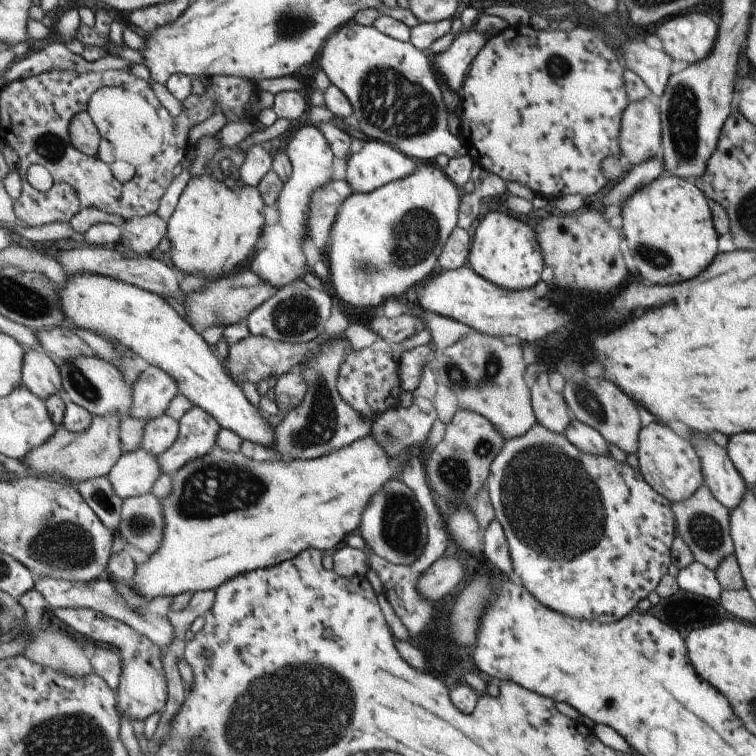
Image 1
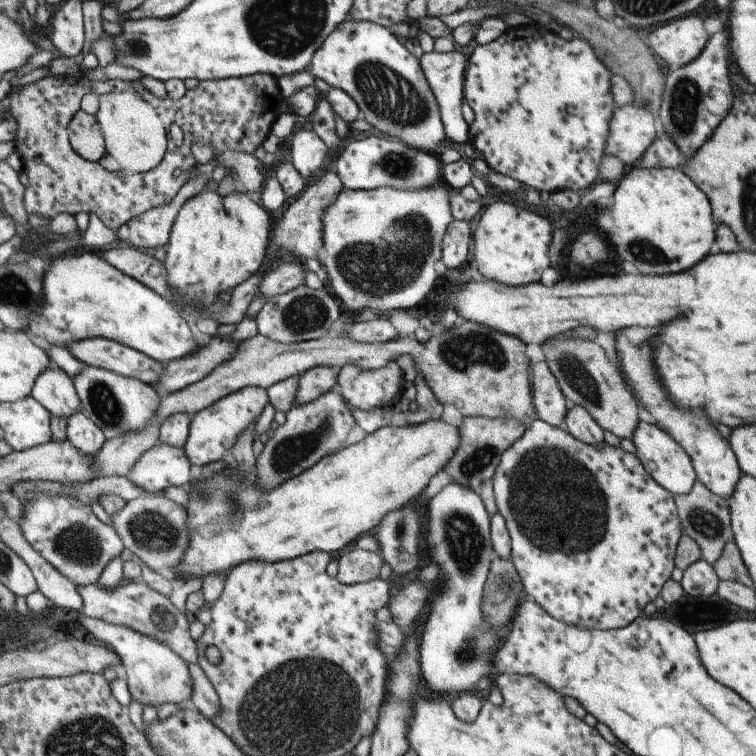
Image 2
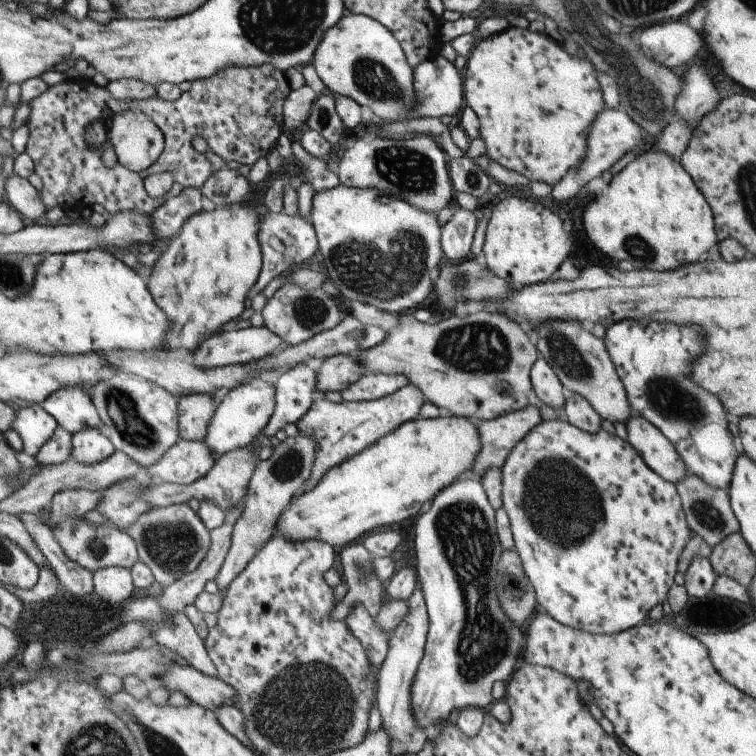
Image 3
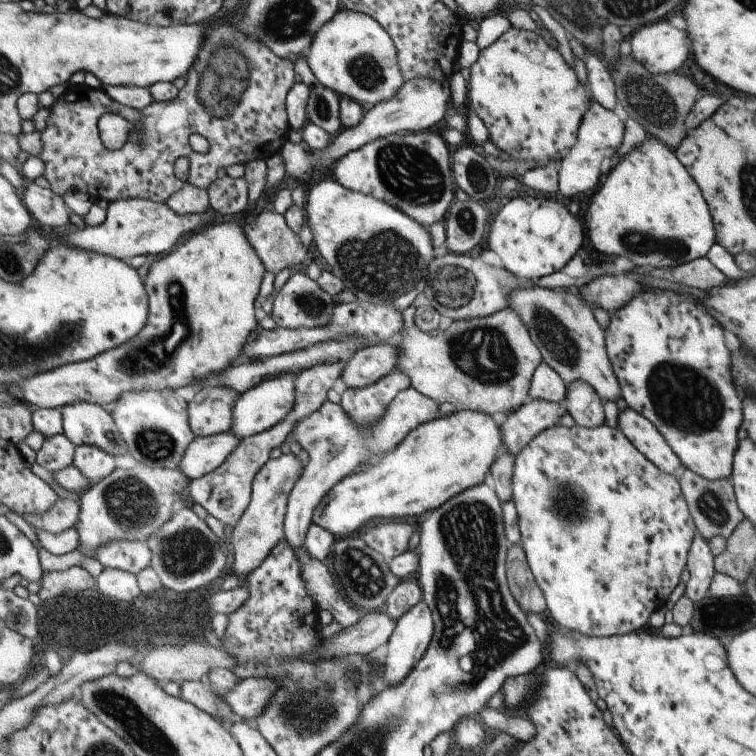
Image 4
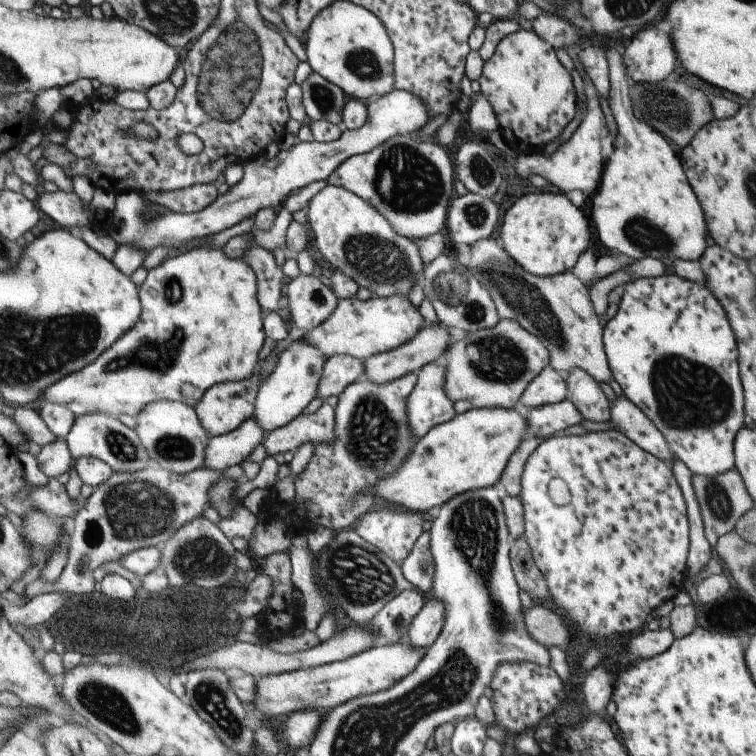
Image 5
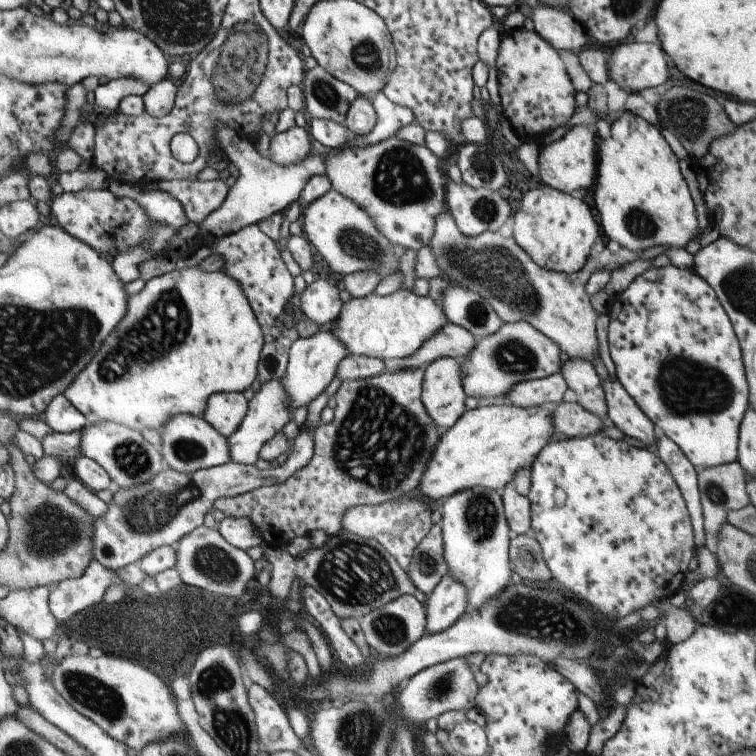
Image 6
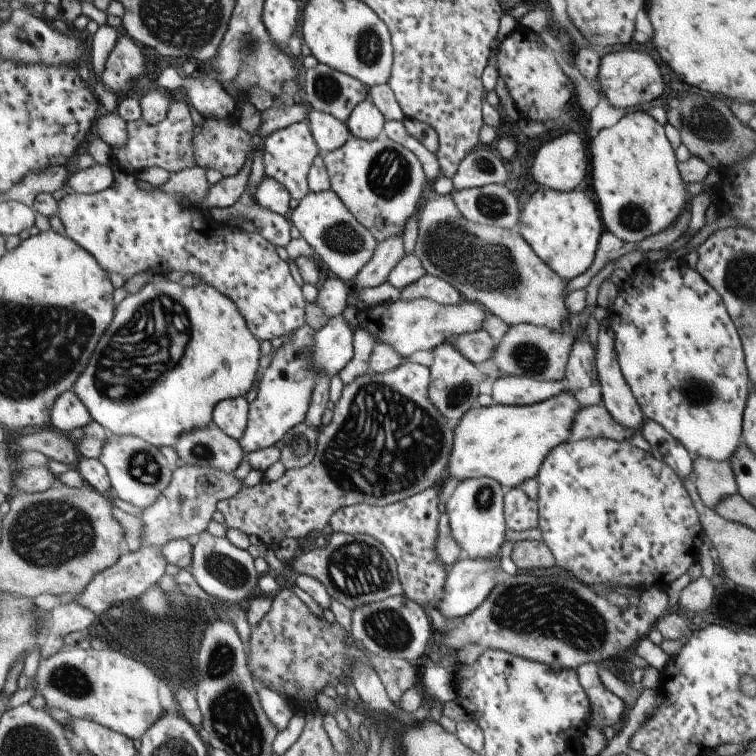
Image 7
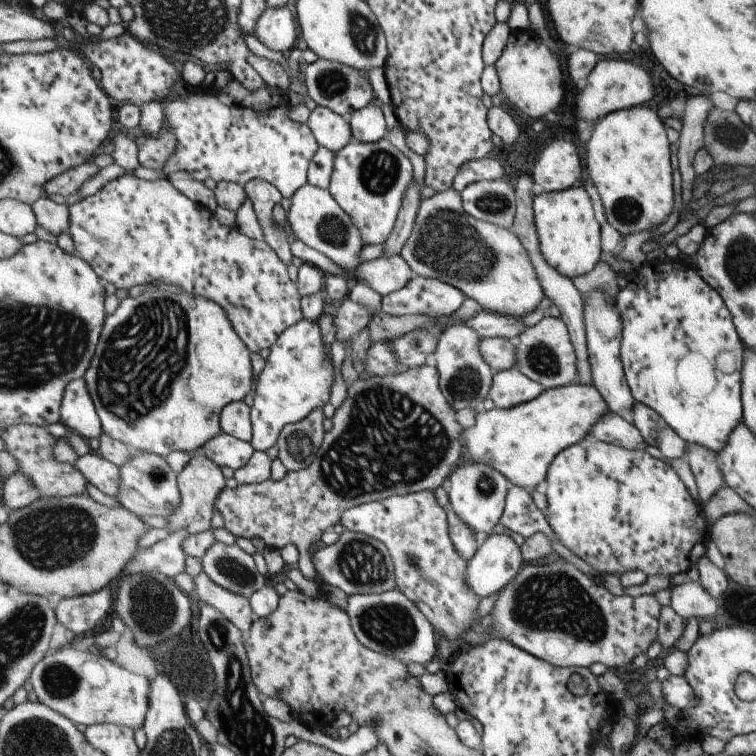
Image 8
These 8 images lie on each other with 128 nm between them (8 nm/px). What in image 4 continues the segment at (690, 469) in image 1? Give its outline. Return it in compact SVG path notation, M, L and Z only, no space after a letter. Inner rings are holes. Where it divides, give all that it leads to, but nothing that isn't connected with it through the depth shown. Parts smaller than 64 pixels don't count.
M626 407L619 412L618 428L639 454L643 454L665 474L676 475L682 469L682 463L674 454L673 448L662 438L661 432L654 427L654 424L642 415Z

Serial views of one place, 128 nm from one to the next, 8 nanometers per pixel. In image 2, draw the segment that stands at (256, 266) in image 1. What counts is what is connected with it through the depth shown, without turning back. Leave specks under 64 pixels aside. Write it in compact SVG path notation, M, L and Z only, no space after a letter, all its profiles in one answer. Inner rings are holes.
M300 129L292 134L290 155L295 168L305 180L320 175L323 164L327 163L330 147L314 130Z

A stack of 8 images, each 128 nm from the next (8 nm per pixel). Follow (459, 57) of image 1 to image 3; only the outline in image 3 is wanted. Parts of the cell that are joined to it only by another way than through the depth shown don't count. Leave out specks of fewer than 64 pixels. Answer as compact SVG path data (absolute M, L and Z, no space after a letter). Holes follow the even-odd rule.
M443 56L424 61L415 70L414 87L420 105L415 105L414 109L408 112L409 119L435 116L441 120L446 116L455 116L457 112L461 113L459 110L466 101L463 71L457 70L455 64Z

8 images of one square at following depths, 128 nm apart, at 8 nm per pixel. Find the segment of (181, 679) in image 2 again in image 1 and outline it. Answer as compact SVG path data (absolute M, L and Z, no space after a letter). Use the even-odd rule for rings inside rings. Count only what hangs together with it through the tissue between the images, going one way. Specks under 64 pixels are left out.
M63 607L52 611L77 632L97 642L111 644L120 652L123 672L117 690L118 710L131 719L132 723L135 719L147 720L152 714L164 710L169 696L164 657L161 658L161 649L151 639L138 633L132 626L95 609Z

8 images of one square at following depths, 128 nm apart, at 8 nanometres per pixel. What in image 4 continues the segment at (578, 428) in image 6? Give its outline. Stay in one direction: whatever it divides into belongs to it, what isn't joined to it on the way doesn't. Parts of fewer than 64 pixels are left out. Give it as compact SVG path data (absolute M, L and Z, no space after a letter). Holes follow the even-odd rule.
M535 399L521 406L501 424L504 452L509 450L513 456L519 455L519 452L527 448L527 444L543 430L551 426L560 426L559 422L565 414L569 414L565 401L553 403L544 399Z

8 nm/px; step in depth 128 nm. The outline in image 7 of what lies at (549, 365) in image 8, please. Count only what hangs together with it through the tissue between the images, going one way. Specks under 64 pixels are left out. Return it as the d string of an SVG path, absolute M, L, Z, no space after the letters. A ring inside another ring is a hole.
M530 323L511 326L509 332L496 344L495 354L491 356L497 366L496 379L503 376L527 376L541 381L561 381L566 378L575 341L573 334L557 332L547 326Z

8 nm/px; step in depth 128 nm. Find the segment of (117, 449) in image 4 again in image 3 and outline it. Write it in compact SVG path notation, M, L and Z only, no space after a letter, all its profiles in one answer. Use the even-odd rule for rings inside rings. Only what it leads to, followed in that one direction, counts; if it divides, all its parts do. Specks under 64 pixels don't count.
M66 387L58 390L43 401L41 406L54 416L55 420L72 436L87 428L102 432L103 419L100 417L91 394L83 389Z

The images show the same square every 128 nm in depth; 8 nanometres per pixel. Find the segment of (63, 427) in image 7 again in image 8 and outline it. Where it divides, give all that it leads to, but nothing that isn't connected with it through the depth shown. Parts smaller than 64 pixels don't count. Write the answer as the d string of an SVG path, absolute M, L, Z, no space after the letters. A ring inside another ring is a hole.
M85 377L67 386L61 406L61 422L67 430L74 431L86 439L99 439L99 436L104 434Z

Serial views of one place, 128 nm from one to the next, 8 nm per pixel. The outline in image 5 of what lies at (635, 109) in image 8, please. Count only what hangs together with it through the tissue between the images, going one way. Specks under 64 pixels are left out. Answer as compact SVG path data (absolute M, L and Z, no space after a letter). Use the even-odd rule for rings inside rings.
M616 48L606 50L609 61L612 90L608 102L618 127L618 135L614 141L614 151L604 167L603 179L592 199L592 218L595 220L597 238L602 248L617 250L623 256L633 259L651 258L655 260L669 259L697 261L705 251L707 226L703 210L699 206L697 196L688 186L685 172L681 168L677 154L671 146L659 136L647 123L635 118L633 104L630 102L627 88L627 74L623 60Z

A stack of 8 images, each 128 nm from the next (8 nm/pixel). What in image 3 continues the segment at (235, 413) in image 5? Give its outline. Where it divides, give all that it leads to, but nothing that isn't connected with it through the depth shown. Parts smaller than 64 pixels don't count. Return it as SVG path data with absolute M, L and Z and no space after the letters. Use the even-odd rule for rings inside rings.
M199 393L178 399L182 438L188 441L203 441L208 435L209 425L222 401L222 395Z

